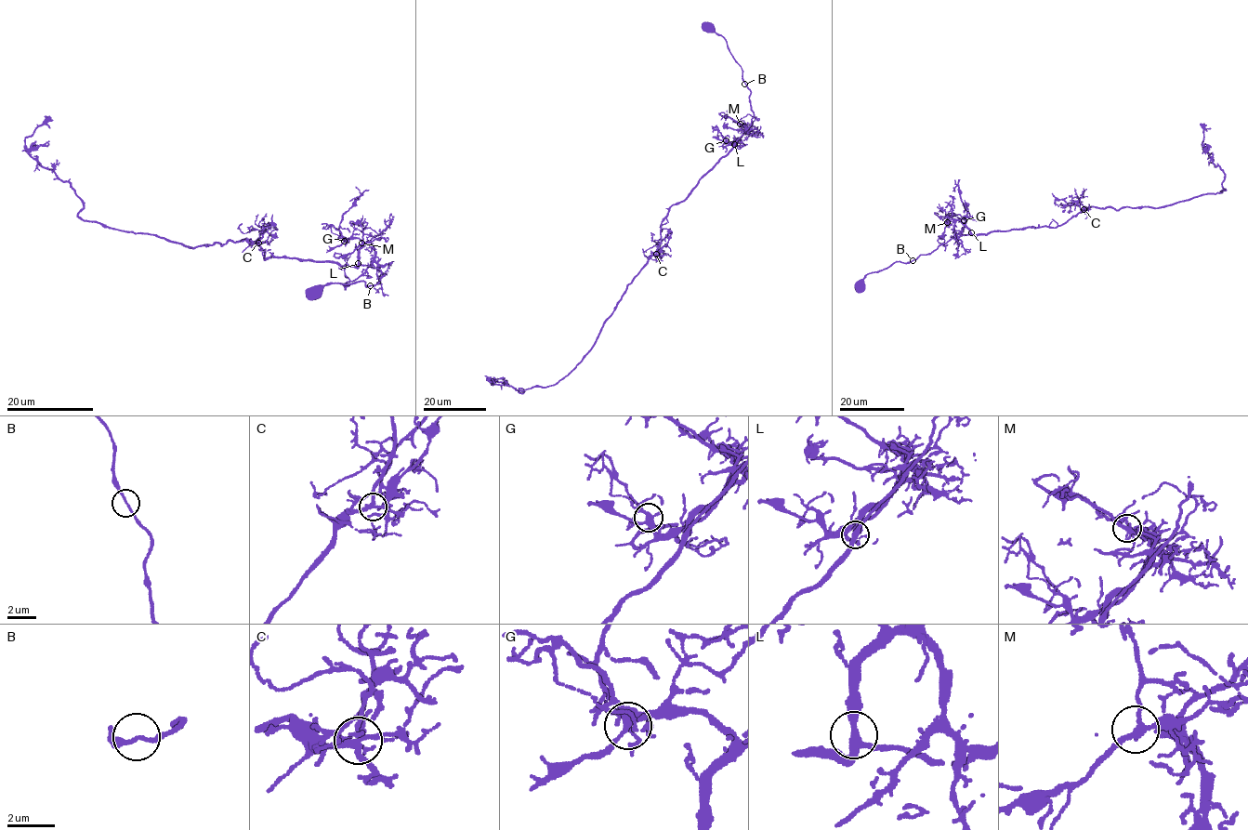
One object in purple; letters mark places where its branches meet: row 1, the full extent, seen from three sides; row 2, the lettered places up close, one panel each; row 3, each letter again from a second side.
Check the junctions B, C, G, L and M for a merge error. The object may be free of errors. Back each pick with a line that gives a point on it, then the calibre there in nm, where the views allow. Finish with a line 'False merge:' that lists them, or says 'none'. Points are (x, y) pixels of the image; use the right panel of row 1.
False merge: none

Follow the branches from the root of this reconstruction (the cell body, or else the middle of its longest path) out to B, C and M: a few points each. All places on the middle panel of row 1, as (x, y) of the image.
B: (709, 27), (725, 40), (733, 59), (742, 68), (744, 84)
C: (709, 27), (725, 40), (742, 68), (753, 118), (734, 145), (669, 209), (656, 254)
M: (709, 27), (725, 40), (750, 91), (753, 118), (747, 131), (740, 124)

